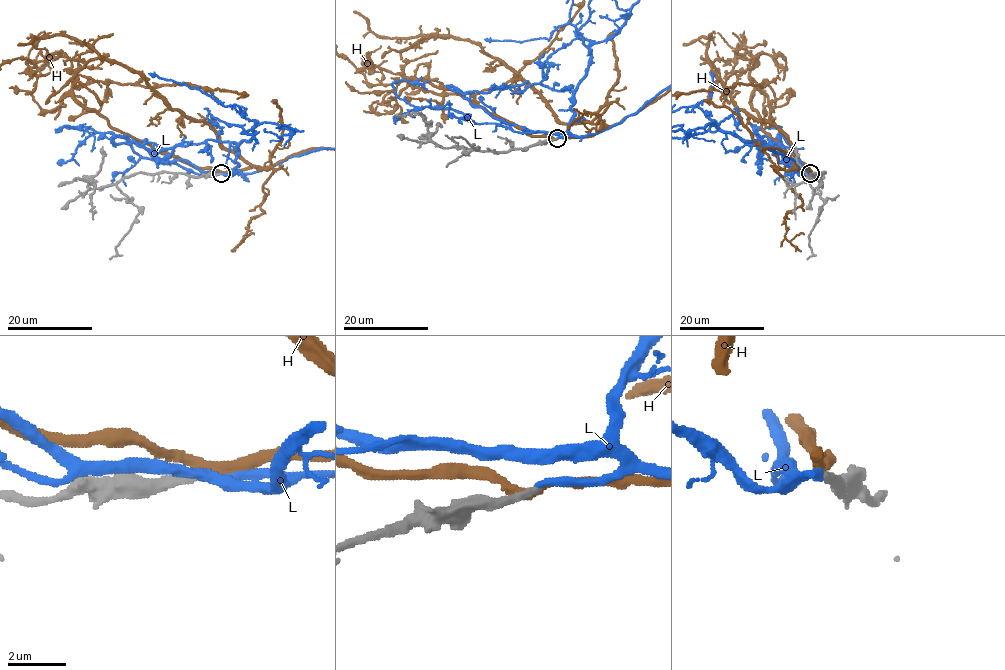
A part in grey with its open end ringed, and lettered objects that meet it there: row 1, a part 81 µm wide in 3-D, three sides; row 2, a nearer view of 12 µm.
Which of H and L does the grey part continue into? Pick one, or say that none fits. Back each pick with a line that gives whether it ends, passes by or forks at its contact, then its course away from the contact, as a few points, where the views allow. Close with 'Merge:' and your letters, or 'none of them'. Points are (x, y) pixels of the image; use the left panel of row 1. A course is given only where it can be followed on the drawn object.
L: it passes by
Merge: L

